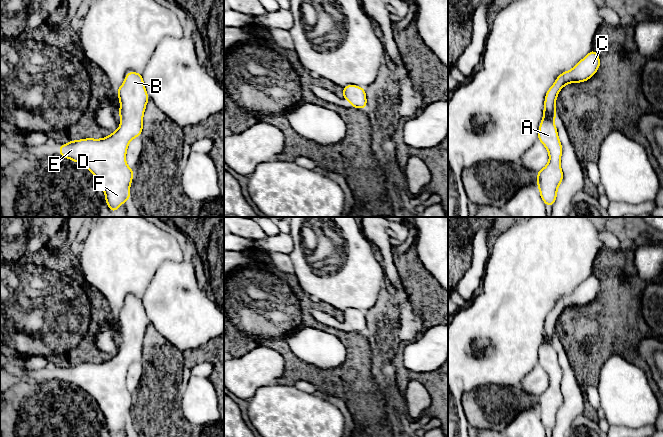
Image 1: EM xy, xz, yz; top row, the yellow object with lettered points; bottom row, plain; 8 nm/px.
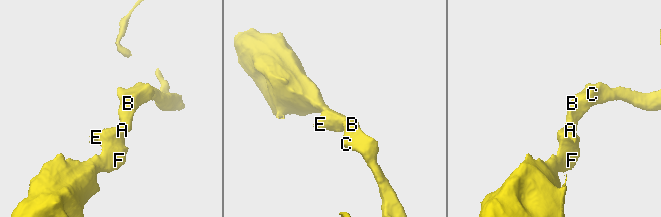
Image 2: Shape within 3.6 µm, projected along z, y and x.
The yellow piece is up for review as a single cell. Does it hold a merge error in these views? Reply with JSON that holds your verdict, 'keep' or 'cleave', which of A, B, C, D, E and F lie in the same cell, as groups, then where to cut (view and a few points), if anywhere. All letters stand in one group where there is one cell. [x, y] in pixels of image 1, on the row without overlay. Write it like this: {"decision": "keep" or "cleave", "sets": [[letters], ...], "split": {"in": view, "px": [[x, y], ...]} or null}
{"decision": "keep", "sets": [["A", "B", "C", "D", "E", "F"]], "split": null}

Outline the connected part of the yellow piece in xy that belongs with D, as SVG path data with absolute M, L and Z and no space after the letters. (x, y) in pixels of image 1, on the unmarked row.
M129 295L117 313L120 326L119 352L109 360L72 364L59 370L59 378L88 393L98 404L105 425L114 437L130 421L134 395L126 387L128 368L143 355L143 340L149 320L142 297Z

